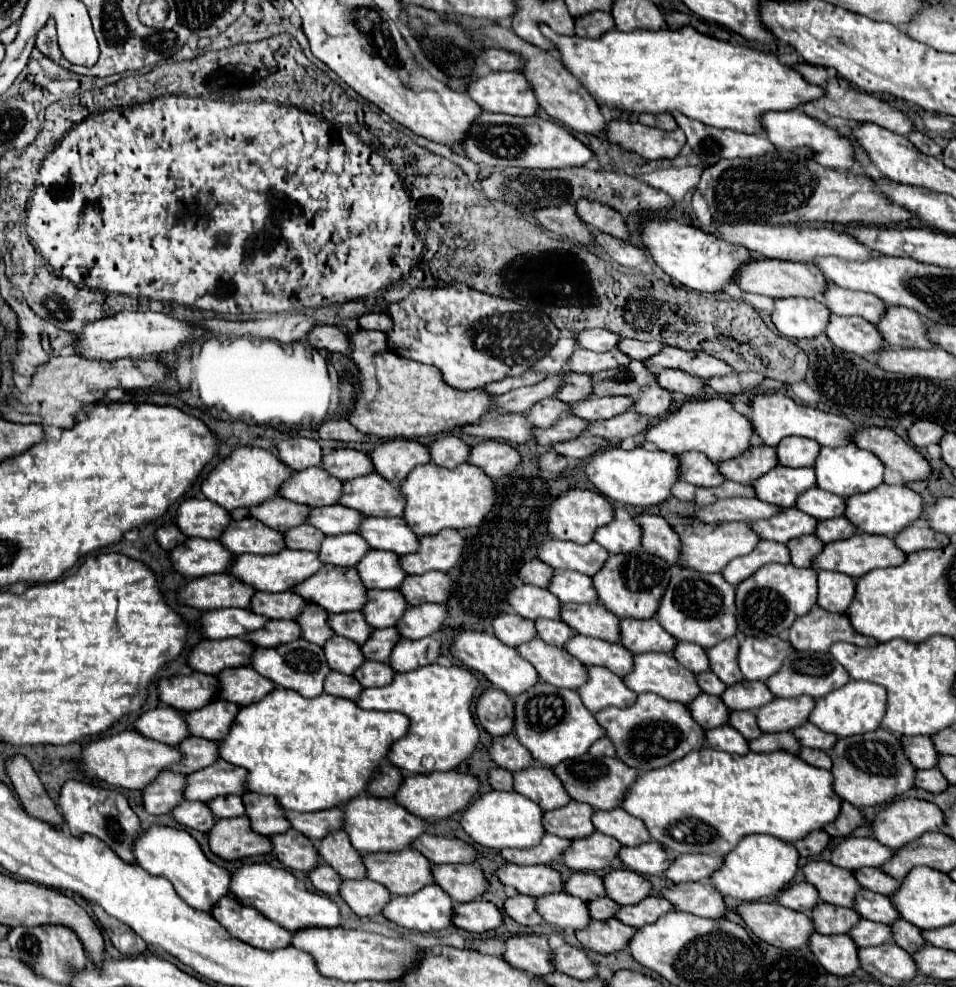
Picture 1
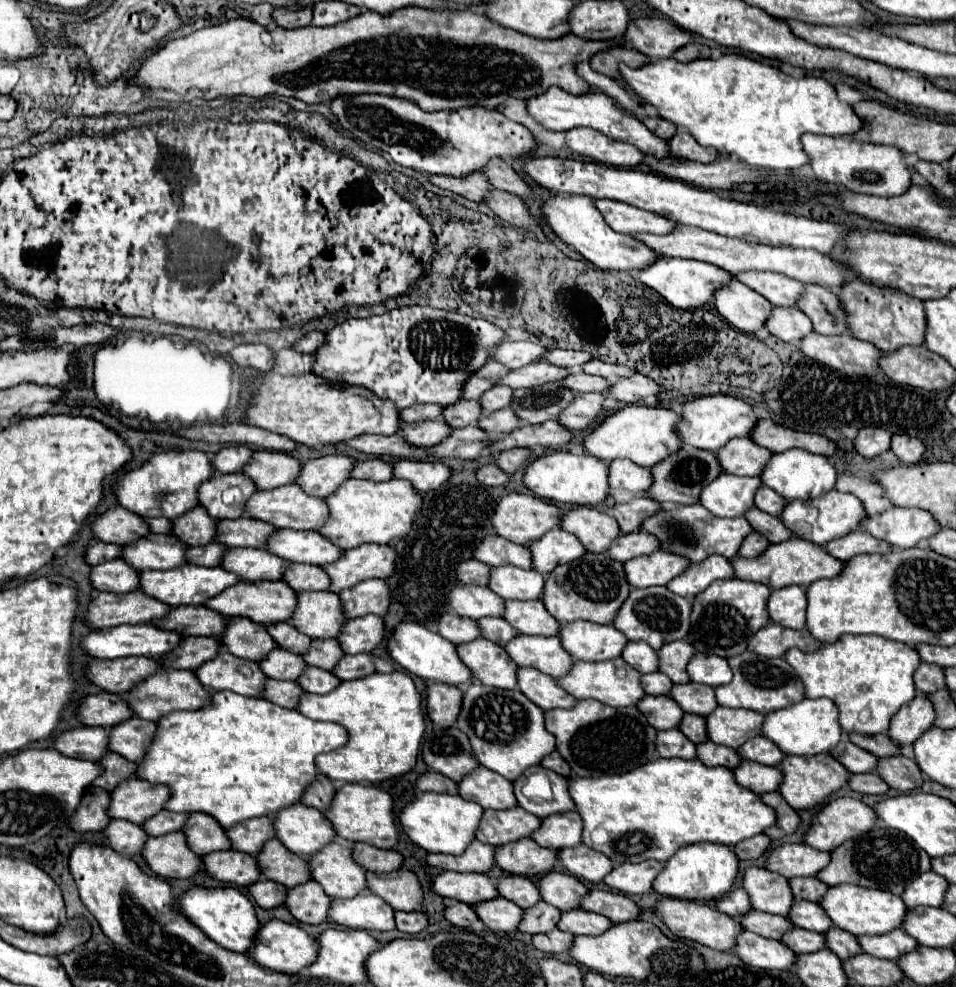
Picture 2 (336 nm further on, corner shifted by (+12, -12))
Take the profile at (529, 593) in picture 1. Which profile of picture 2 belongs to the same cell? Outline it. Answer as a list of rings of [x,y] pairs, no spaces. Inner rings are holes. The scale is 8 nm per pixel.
[[[456,586],[450,592],[448,604],[456,614],[472,620],[504,614],[504,598],[486,586]]]

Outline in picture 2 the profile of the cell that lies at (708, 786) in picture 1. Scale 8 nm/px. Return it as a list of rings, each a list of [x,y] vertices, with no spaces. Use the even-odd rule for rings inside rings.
[[[658,758],[650,764],[634,768],[622,776],[600,776],[600,778],[572,778],[570,796],[576,802],[576,810],[584,820],[584,844],[592,850],[606,854],[614,864],[644,862],[644,860],[670,860],[682,846],[696,842],[716,842],[736,846],[740,840],[762,834],[766,828],[776,824],[776,812],[760,800],[758,794],[740,788],[732,770],[708,768],[700,760],[682,758]]]

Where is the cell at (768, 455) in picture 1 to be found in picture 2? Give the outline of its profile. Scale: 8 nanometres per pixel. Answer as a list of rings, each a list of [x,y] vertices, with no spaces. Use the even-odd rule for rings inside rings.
[[[682,446],[678,454],[672,454],[664,462],[650,468],[654,474],[654,484],[650,488],[650,496],[658,502],[674,502],[674,504],[698,504],[700,492],[704,486],[708,486],[716,476],[720,476],[724,470],[720,470],[720,462],[716,460],[714,452]]]

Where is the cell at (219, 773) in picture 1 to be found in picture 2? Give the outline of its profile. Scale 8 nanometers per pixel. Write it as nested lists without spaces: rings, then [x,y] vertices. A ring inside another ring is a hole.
[[[132,776],[112,792],[108,814],[112,818],[142,824],[164,810],[164,800],[168,800],[168,788],[162,784],[148,784],[148,780],[136,780],[136,776]]]

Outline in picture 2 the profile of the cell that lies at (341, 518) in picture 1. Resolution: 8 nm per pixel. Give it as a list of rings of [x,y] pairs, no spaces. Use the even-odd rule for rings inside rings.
[[[248,516],[236,520],[220,520],[218,522],[218,536],[216,542],[226,546],[250,546],[250,548],[264,548],[264,540],[278,532],[272,524],[264,524],[264,520],[252,520]]]

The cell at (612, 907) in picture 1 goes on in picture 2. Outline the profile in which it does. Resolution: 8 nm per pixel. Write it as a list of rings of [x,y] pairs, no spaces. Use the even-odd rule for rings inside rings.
[[[538,902],[536,906],[526,910],[524,920],[518,926],[518,930],[528,932],[528,934],[552,932],[552,928],[556,928],[560,916],[562,916],[562,912],[558,908],[552,908],[550,904],[544,904],[544,902]]]

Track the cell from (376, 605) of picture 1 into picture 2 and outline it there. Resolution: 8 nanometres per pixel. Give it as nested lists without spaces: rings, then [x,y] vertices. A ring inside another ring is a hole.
[[[300,592],[292,624],[310,638],[336,638],[344,626],[344,608],[334,592]]]

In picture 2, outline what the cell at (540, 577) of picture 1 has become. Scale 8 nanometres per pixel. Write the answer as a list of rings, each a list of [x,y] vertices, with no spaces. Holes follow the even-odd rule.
[[[466,560],[456,568],[456,574],[460,582],[464,584],[478,584],[478,586],[488,586],[488,574],[490,566],[480,564],[480,560]]]

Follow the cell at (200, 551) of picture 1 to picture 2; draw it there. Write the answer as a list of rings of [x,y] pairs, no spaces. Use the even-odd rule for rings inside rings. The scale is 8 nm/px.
[[[122,558],[92,566],[90,580],[102,592],[132,592],[140,588],[140,572]]]

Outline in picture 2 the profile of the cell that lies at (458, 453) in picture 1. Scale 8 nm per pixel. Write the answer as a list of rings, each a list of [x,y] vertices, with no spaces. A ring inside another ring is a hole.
[[[364,460],[360,464],[354,466],[352,470],[352,478],[366,478],[366,480],[376,480],[376,482],[384,482],[384,480],[392,480],[392,464],[390,460]]]

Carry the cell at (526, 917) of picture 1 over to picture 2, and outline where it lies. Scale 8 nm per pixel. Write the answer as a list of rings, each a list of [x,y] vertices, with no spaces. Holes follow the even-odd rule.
[[[456,902],[452,906],[446,908],[446,920],[450,920],[454,926],[466,928],[466,930],[484,930],[484,924],[480,924],[480,918],[474,912],[474,906],[464,904],[464,902]]]

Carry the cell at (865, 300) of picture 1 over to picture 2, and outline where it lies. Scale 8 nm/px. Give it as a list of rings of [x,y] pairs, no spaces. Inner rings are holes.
[[[742,272],[742,274],[736,274],[736,278],[742,284],[756,290],[758,294],[762,294],[774,306],[792,308],[796,306],[796,300],[800,300],[804,292],[804,284],[792,278],[780,276],[776,272]]]

